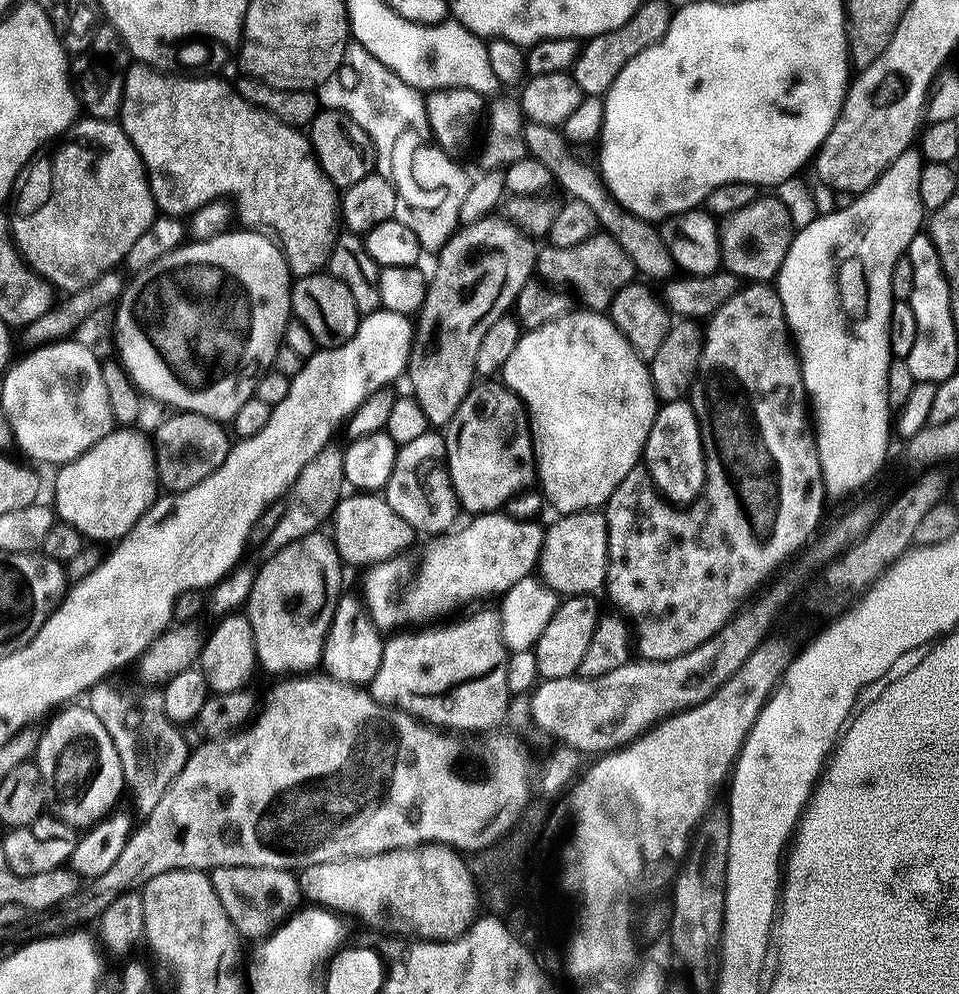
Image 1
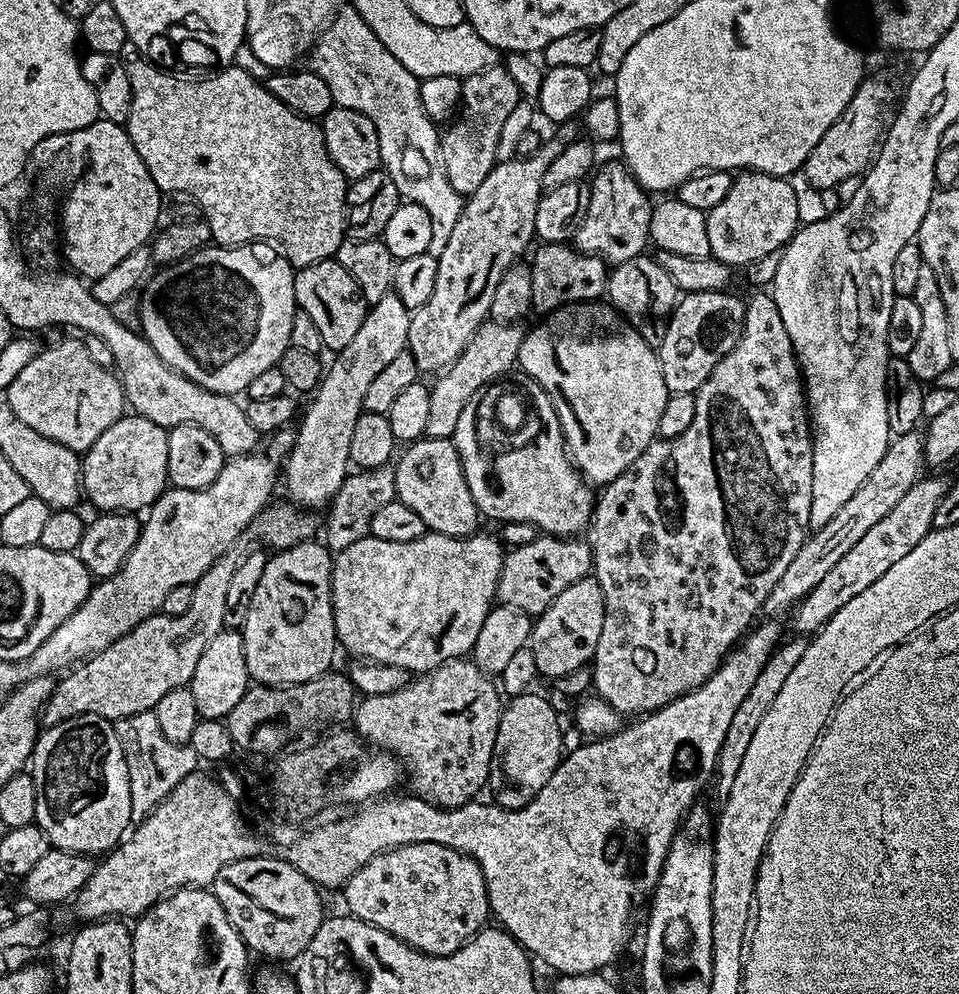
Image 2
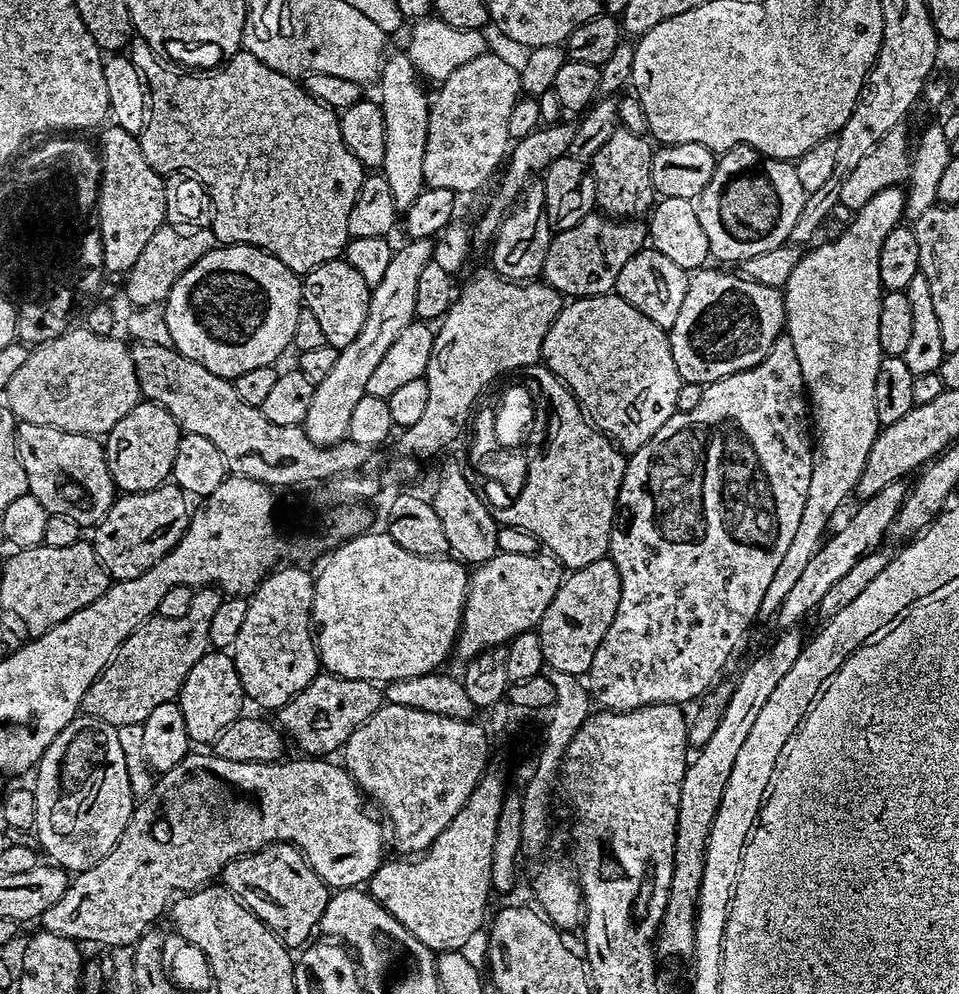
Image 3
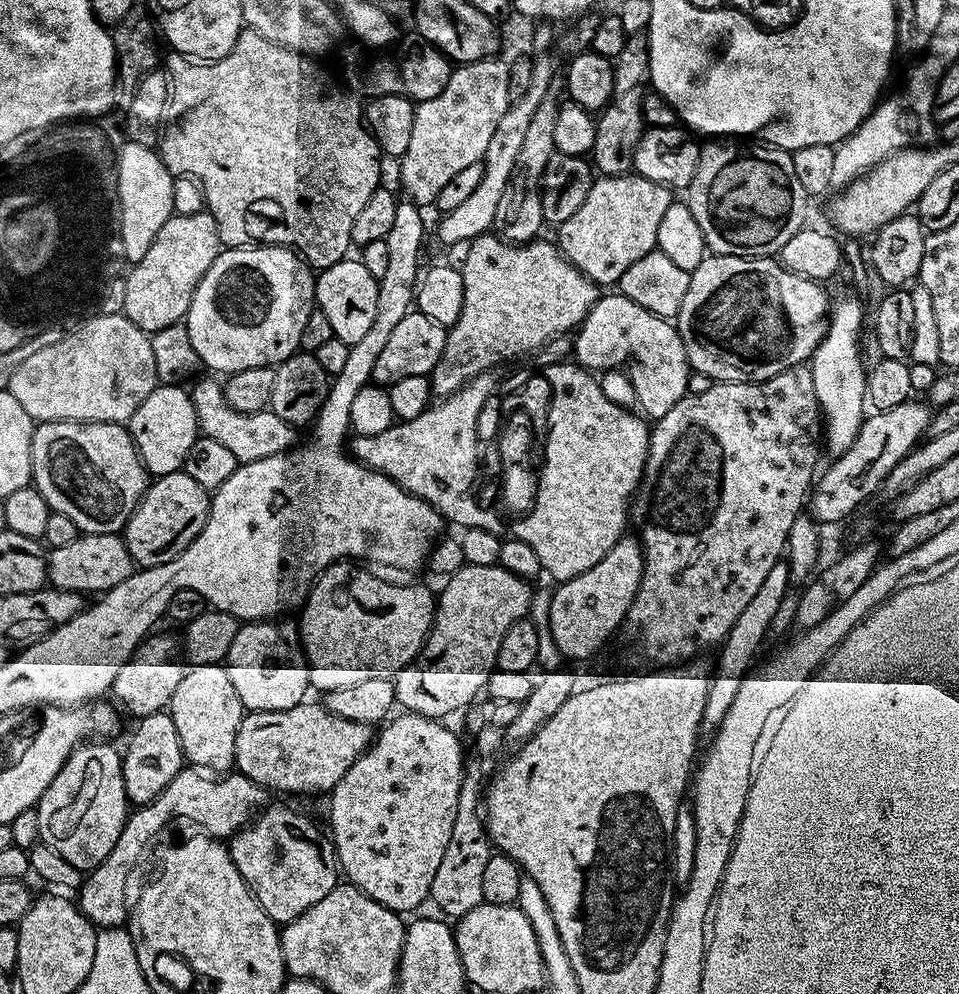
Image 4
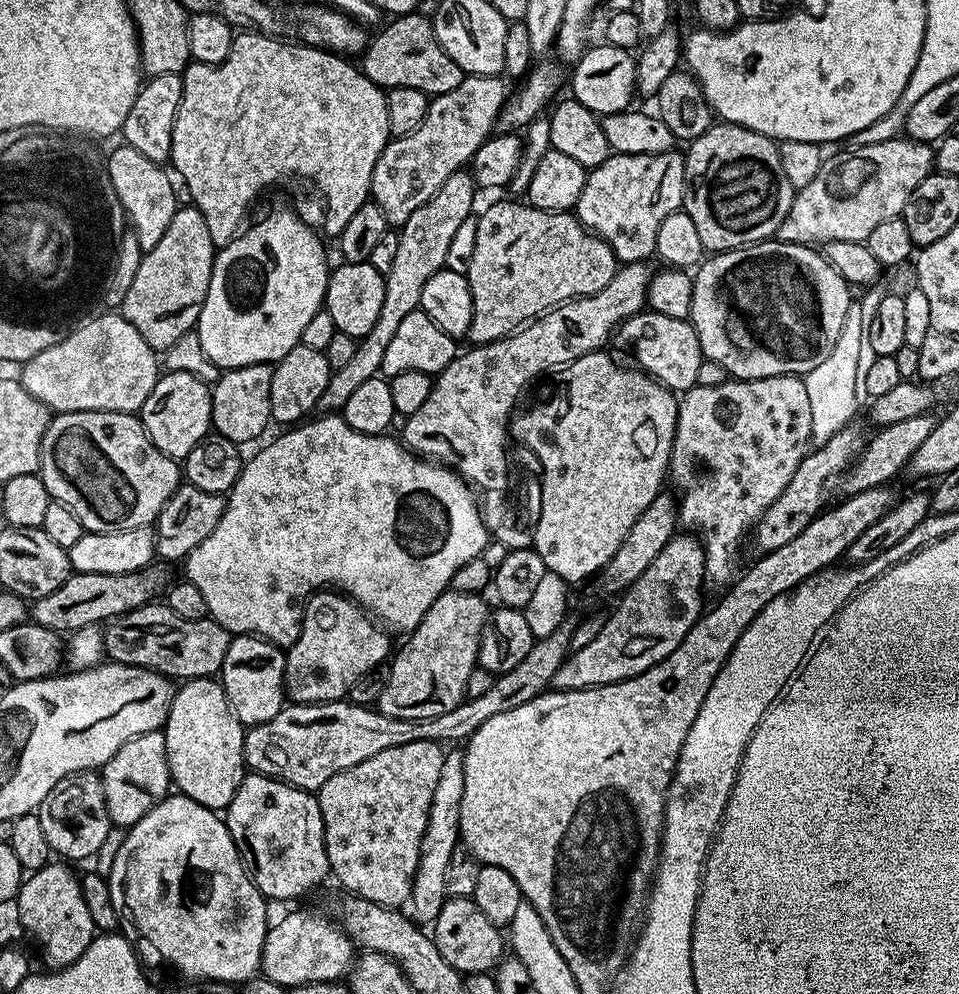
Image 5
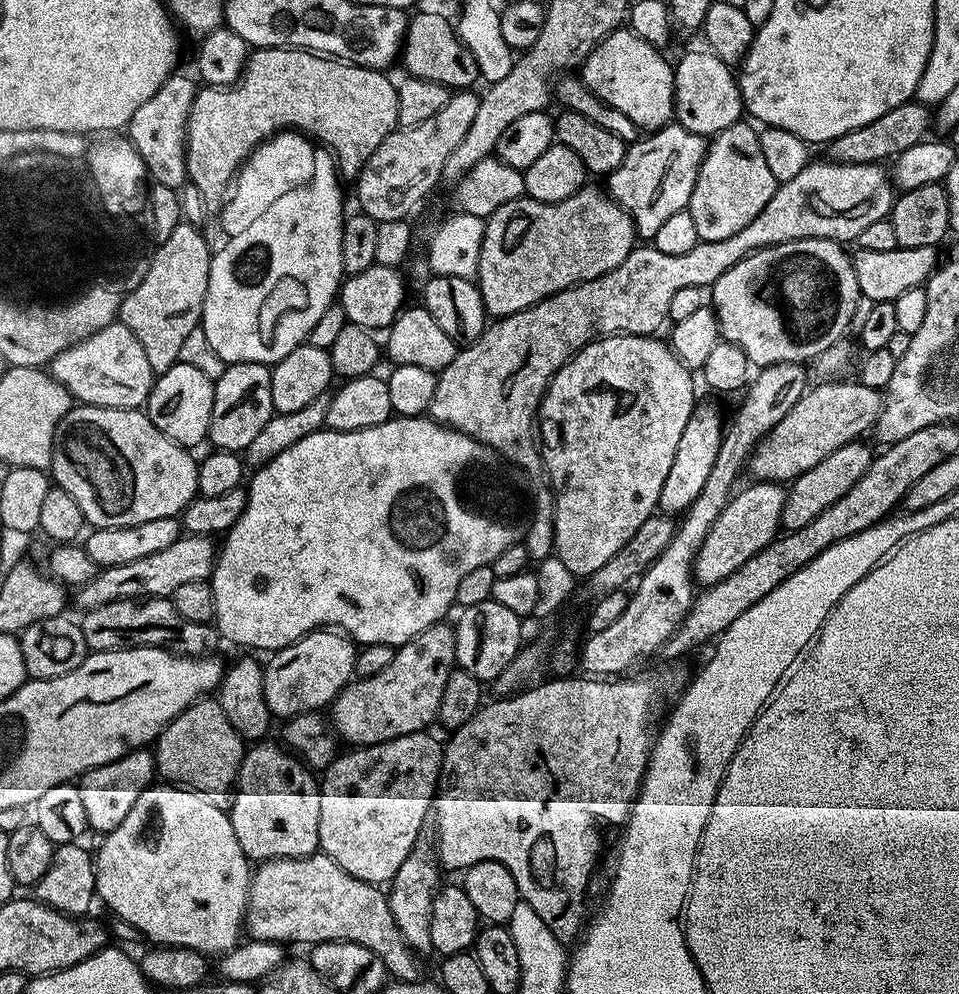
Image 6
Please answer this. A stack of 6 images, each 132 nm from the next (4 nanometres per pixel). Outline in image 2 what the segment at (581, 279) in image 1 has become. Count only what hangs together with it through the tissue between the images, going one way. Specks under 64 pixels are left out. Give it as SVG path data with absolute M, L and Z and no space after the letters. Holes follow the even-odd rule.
M620 162L600 164L591 177L590 187L590 206L582 226L576 231L575 247L581 252L600 257L612 266L641 255L647 249L644 247L650 244L650 218L654 204L648 201L649 193L641 188L635 176Z

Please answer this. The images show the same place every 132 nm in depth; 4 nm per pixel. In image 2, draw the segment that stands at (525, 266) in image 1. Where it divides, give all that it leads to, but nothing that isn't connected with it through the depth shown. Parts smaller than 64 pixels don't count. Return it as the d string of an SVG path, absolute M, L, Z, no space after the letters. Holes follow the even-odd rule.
M548 144L541 152L536 152L525 160L517 158L498 162L490 170L490 174L486 174L486 182L482 182L482 186L478 186L478 190L474 190L472 195L467 197L462 214L454 226L454 234L450 234L450 242L446 242L446 250L442 250L442 254L437 259L434 294L430 294L427 302L411 313L407 351L416 359L416 367L421 373L436 374L447 368L449 364L453 364L470 342L476 329L489 319L498 282L502 282L508 269L519 261L516 259L524 251L525 253L529 251L528 243L536 236L534 216L544 188L543 176L552 164L552 160L561 152L561 145Z

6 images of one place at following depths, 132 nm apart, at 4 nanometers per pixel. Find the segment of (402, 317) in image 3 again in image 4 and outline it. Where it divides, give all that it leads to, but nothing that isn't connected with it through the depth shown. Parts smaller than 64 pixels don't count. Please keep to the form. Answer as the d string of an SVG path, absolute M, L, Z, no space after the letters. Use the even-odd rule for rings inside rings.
M522 98L509 103L506 114L502 114L502 122L498 122L490 138L490 146L486 146L486 154L482 161L484 166L482 182L478 182L478 187L453 212L439 217L440 225L436 228L436 236L441 240L441 245L447 246L463 240L471 242L492 228L494 213L498 210L498 201L502 199L502 193L506 190L506 182L510 182L514 161L518 158L522 142L530 127L530 118L534 118L534 113L538 111L538 105L541 103L522 102Z

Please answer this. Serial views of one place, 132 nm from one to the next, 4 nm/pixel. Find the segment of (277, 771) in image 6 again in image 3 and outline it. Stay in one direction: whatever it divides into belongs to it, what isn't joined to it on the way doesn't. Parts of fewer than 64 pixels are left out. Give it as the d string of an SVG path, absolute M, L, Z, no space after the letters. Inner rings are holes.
M268 844L257 852L247 852L231 860L224 867L222 884L289 950L299 949L313 939L312 931L317 931L330 895L328 885L314 874L306 858L293 844Z

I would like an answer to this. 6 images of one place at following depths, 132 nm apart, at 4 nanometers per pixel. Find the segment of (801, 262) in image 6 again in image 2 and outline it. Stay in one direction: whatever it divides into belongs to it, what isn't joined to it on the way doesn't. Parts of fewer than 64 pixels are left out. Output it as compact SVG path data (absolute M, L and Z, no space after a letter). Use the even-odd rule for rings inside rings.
M731 291L689 292L679 297L666 326L666 338L658 346L662 378L666 378L669 393L697 393L710 378L714 366L734 350L744 332L743 299L731 296Z

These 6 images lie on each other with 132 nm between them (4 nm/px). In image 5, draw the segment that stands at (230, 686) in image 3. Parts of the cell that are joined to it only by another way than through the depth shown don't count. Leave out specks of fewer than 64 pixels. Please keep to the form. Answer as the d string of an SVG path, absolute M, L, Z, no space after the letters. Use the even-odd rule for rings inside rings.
M203 676L197 680L185 680L173 691L172 694L172 705L170 706L170 714L166 718L164 727L162 729L164 737L166 738L166 756L168 758L168 769L172 775L172 784L177 788L179 795L189 796L194 802L198 802L202 806L213 810L224 810L227 809L228 804L234 798L234 794L238 794L238 786L242 786L246 775L246 765L244 761L244 735L245 725L238 722L238 718L234 714L234 710L230 706L230 702L226 698L226 690L223 684L220 683L219 679L211 676Z

